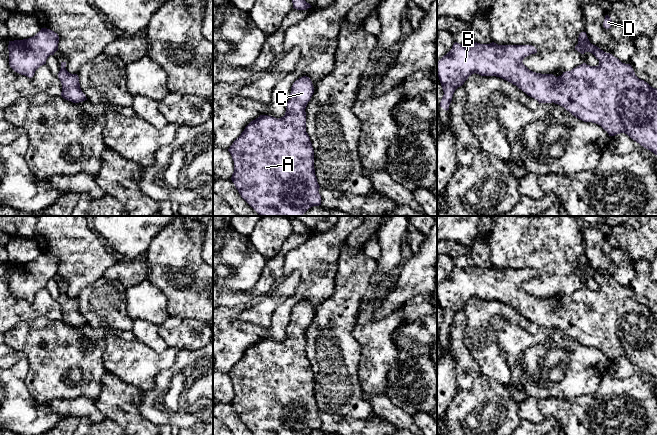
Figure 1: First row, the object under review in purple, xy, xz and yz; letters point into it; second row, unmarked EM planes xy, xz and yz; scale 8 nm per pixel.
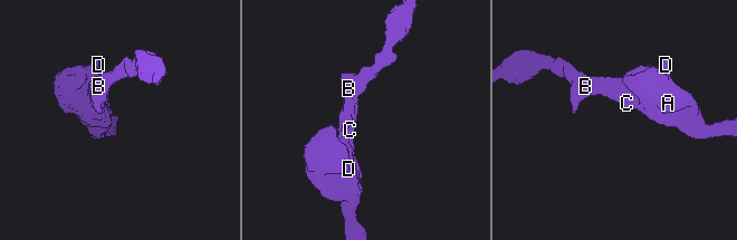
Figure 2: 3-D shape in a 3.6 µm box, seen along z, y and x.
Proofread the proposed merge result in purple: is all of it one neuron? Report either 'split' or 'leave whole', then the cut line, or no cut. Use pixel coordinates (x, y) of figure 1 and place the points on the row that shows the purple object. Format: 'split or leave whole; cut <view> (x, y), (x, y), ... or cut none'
leave whole; cut none

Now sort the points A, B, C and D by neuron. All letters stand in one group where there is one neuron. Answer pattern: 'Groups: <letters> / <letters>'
Groups: A B C D

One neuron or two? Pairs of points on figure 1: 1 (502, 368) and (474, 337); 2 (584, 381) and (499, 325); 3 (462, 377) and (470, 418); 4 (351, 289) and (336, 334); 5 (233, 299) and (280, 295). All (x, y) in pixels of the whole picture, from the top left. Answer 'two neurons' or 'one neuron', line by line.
1: one neuron
2: one neuron
3: two neurons
4: one neuron
5: two neurons

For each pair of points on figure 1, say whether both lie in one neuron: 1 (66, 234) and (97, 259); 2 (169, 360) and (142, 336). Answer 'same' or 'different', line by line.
1: same
2: different

